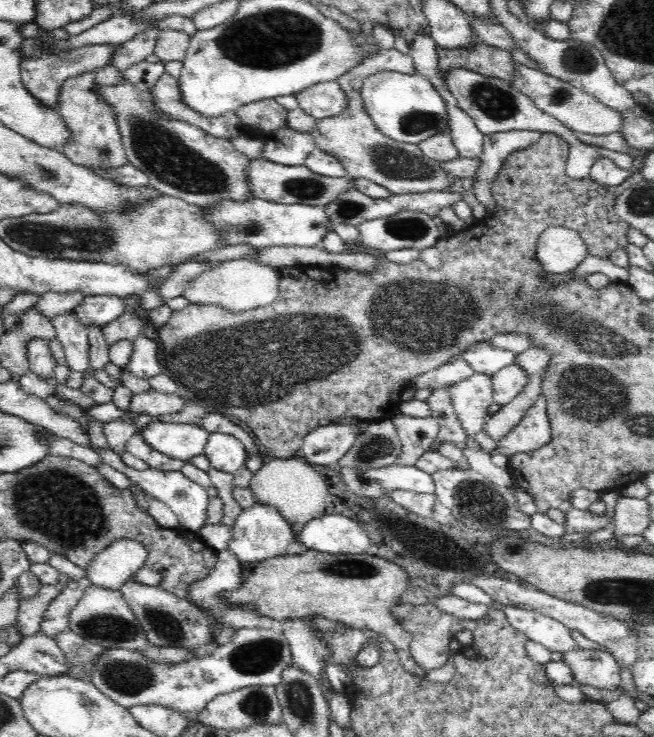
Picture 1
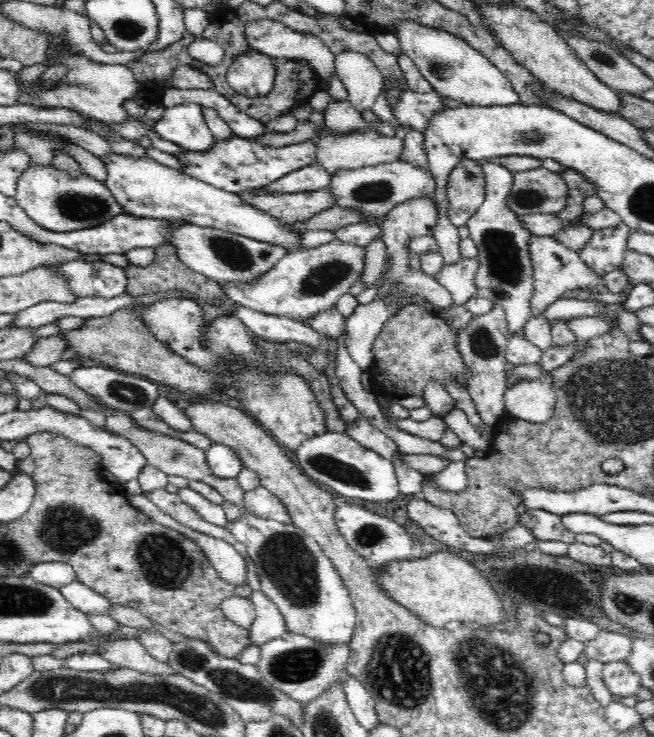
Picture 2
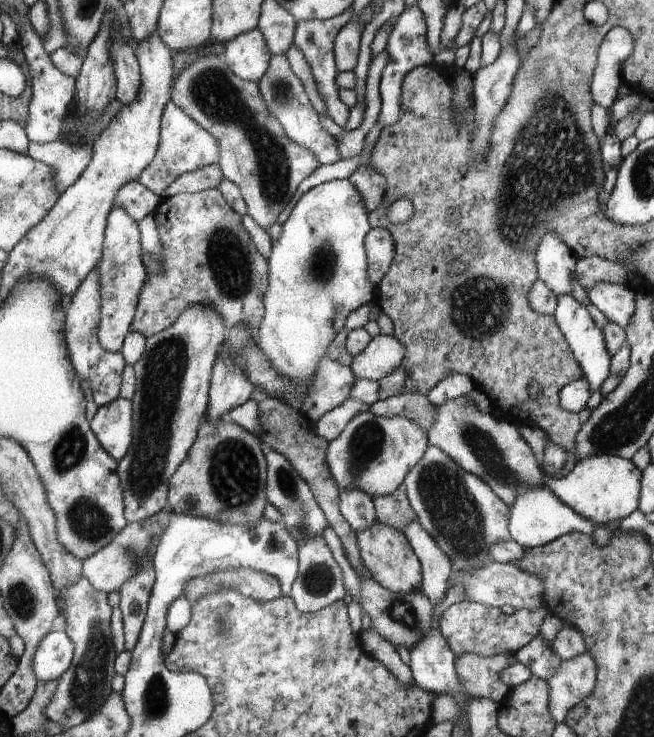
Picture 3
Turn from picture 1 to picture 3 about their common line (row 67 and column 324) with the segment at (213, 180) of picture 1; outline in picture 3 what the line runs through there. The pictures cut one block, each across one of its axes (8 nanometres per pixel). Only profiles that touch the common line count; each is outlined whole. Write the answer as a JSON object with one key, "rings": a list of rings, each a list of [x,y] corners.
{"rings":[[[286,55],[271,57],[268,70],[260,78],[260,82],[257,85],[262,93],[264,104],[266,104],[268,112],[270,112],[270,116],[274,116],[274,120],[278,120],[278,124],[282,124],[286,136],[294,144],[300,144],[302,148],[306,148],[308,152],[312,152],[318,158],[318,162],[321,165],[329,165],[342,159],[340,151],[338,151],[336,139],[322,128],[318,113],[314,110],[304,90],[304,85],[296,78],[294,72],[292,72],[290,63],[286,60]]]}

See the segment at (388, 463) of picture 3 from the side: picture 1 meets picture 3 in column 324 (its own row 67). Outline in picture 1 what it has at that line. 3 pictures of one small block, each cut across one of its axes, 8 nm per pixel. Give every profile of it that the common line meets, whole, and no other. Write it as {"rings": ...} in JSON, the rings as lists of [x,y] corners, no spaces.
{"rings":[[[458,67],[444,73],[445,86],[454,95],[458,106],[474,119],[476,126],[484,134],[508,132],[509,130],[539,130],[542,133],[554,133],[568,142],[568,160],[566,160],[566,175],[580,179],[589,176],[590,168],[600,157],[612,159],[617,166],[627,169],[633,166],[633,157],[624,152],[608,150],[600,146],[592,146],[581,142],[576,137],[576,131],[564,126],[553,116],[536,107],[532,98],[522,94],[512,83]]]}

